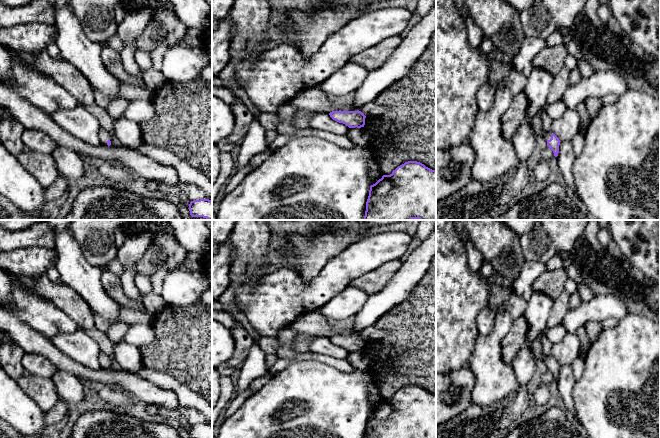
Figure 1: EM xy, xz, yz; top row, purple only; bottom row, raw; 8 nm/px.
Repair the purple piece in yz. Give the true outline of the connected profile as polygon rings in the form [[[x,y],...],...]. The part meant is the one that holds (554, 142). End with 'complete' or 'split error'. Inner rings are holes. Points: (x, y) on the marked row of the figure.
[[[563,67],[559,71],[559,73],[553,78],[553,82],[551,84],[546,103],[542,106],[537,116],[531,120],[531,126],[533,128],[535,136],[537,137],[543,135],[545,137],[545,139],[547,140],[547,146],[553,151],[555,157],[558,156],[559,145],[561,141],[551,131],[545,133],[542,131],[541,117],[542,114],[545,113],[545,109],[548,104],[562,100],[564,92],[570,86],[569,75],[570,71],[567,68]]]; split error

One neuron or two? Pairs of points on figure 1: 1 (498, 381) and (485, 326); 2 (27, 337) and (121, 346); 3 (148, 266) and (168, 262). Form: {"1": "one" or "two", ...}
{"1": "two", "2": "two", "3": "one"}

